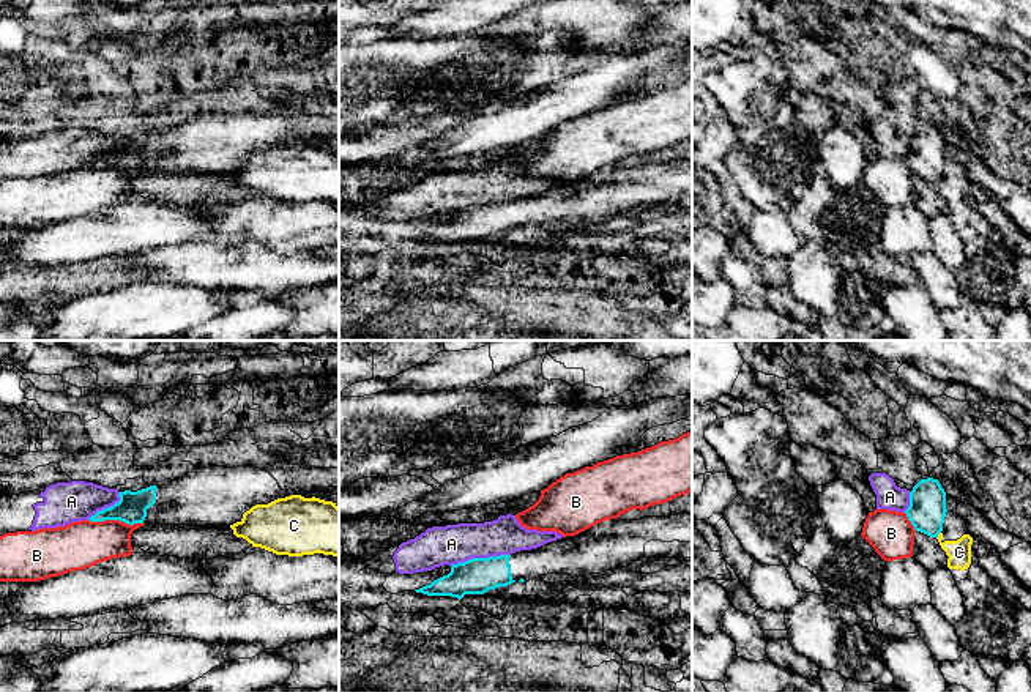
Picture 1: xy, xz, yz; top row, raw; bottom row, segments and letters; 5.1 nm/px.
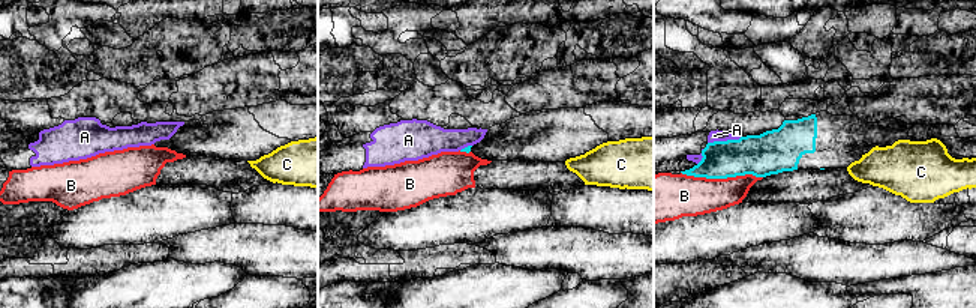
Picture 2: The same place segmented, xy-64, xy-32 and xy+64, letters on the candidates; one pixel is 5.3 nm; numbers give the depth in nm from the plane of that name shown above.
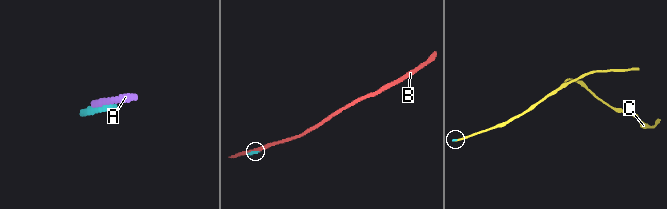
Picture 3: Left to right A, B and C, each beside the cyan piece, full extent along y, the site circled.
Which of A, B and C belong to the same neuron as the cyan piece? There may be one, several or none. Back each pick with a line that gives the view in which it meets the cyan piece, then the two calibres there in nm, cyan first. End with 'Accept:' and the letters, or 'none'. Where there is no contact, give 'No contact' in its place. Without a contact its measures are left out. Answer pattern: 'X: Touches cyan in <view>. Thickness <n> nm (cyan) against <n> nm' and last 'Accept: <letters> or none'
Accept: none

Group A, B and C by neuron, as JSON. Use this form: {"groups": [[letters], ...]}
{"groups": [["A"], ["B"], ["C"]]}

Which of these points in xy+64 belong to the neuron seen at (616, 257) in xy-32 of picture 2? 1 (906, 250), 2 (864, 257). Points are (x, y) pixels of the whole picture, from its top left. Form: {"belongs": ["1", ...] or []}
{"belongs": ["1", "2"]}

